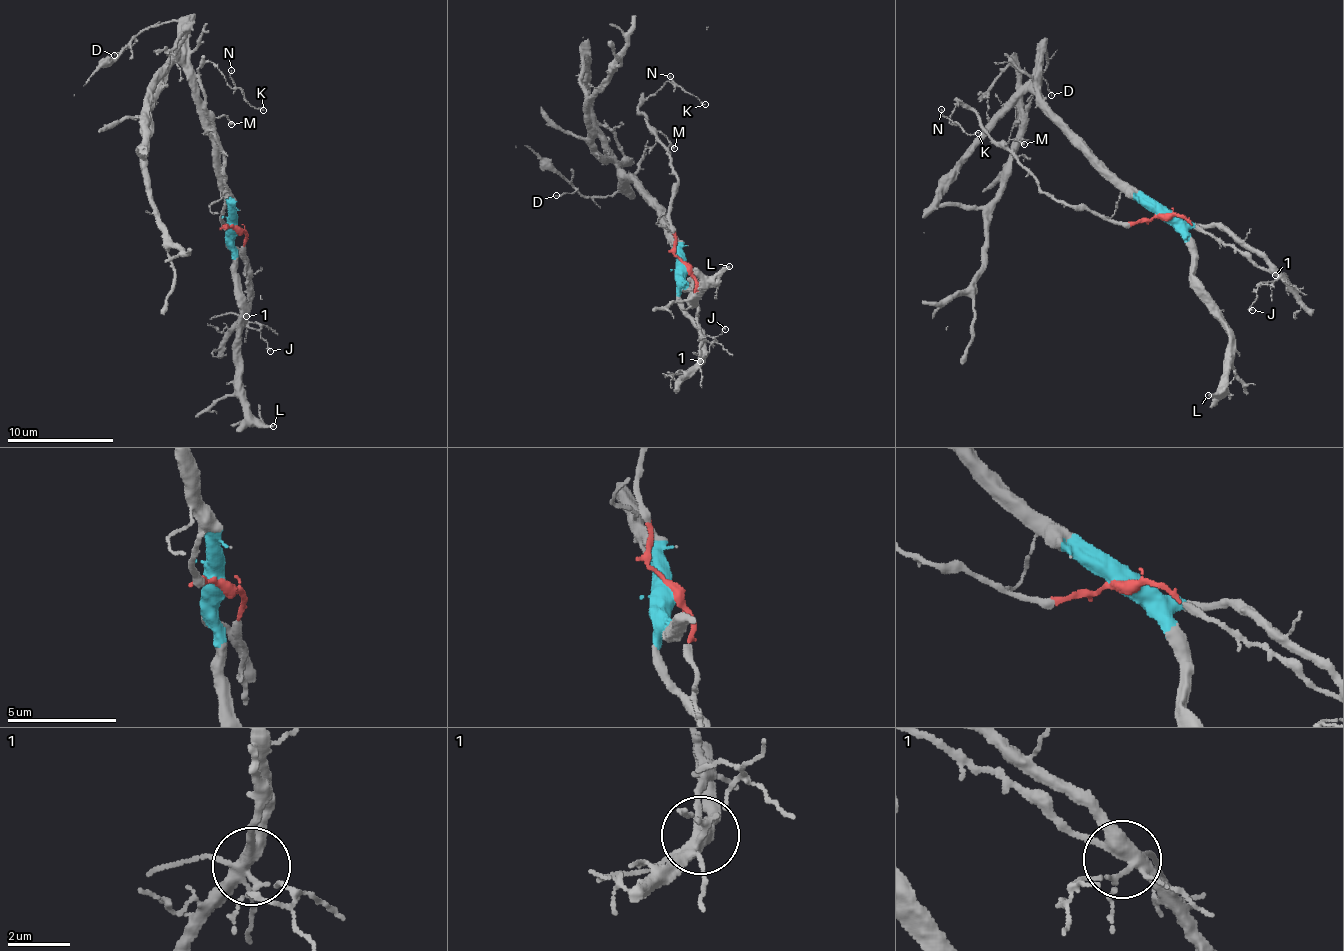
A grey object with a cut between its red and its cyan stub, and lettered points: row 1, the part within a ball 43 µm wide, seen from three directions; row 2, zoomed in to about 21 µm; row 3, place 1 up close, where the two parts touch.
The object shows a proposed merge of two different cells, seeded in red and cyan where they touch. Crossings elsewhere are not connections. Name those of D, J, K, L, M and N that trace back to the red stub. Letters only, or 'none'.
K, M, N

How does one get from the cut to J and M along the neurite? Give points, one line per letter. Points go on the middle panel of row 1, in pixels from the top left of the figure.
J: (686, 265), (679, 307), (700, 337), (704, 358), (699, 362), (724, 330)
M: (686, 265), (676, 254), (670, 217), (678, 182), (669, 151), (658, 141), (660, 131), (673, 149)

